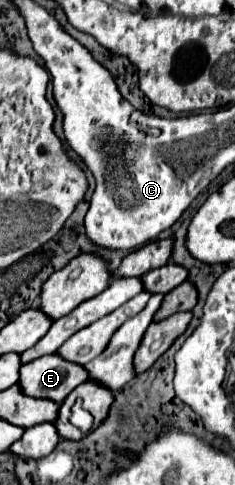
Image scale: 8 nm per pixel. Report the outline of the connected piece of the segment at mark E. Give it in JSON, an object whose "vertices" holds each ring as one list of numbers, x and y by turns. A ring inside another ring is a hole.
{"vertices":[[54,353,22,365,18,385,24,395,34,399,56,399,56,403,60,403,70,391,84,383,86,377,82,365,64,361]]}

